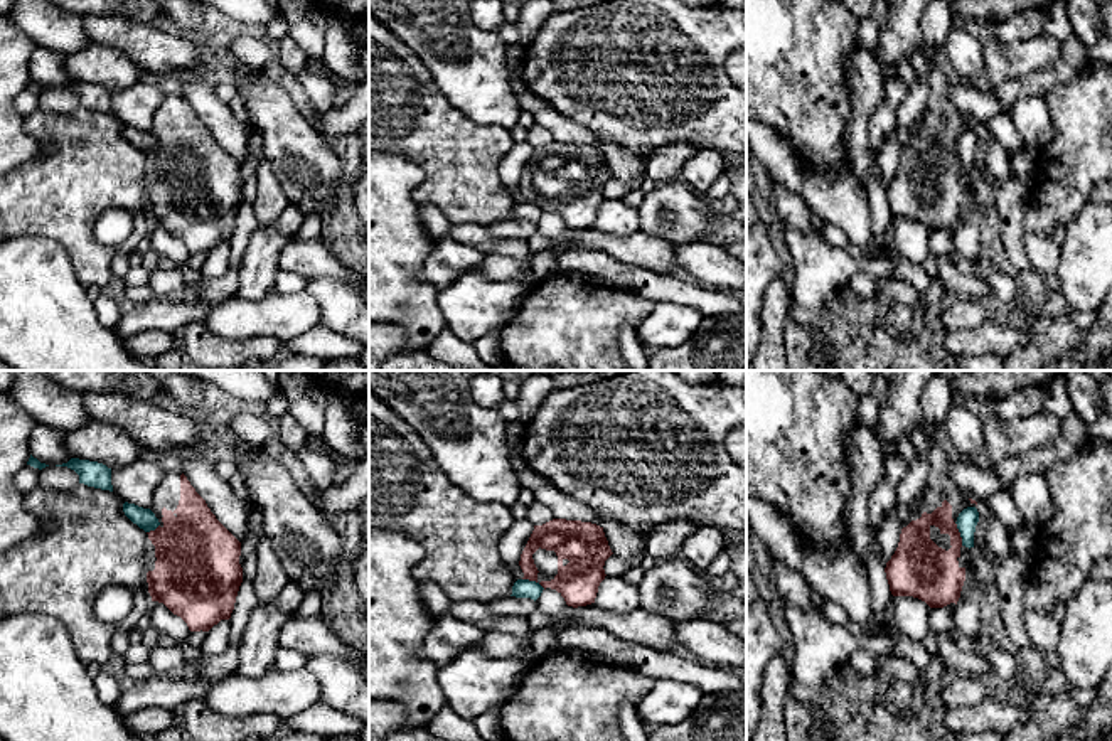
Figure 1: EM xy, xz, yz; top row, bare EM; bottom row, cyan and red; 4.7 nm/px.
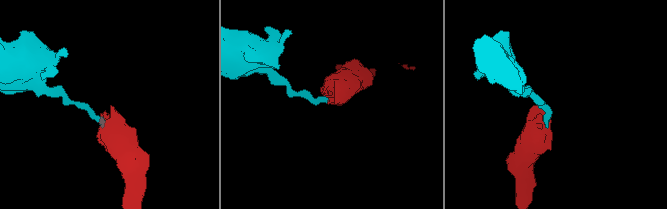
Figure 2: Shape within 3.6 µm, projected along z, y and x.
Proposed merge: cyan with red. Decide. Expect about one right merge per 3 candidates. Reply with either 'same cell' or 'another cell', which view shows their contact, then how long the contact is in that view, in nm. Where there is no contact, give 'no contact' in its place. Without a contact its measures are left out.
another cell; meets cyan in yz; contact 120 nm long

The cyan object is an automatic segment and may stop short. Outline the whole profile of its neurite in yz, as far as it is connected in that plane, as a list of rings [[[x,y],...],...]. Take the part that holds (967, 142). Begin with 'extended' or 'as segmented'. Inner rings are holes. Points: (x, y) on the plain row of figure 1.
as segmented; [[[976,130],[964,131],[959,136],[957,145],[955,145],[962,160],[962,168],[969,172],[974,170],[974,155],[976,155],[977,145],[979,145],[979,135]]]

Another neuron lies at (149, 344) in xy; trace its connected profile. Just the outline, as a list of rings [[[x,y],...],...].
[[[143,330],[125,339],[125,349],[131,357],[152,360],[170,349],[180,345],[180,335],[162,330]]]

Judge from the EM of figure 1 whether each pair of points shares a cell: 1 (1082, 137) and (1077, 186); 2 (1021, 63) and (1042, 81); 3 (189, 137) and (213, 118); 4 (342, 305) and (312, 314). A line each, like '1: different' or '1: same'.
1: same
2: different
3: different
4: different

